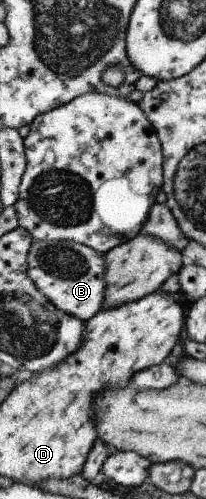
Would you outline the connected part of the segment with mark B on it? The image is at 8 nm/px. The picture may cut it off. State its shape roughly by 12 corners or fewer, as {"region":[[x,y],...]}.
{"region":[[34,240],[27,275],[88,322],[104,307],[105,255]]}

